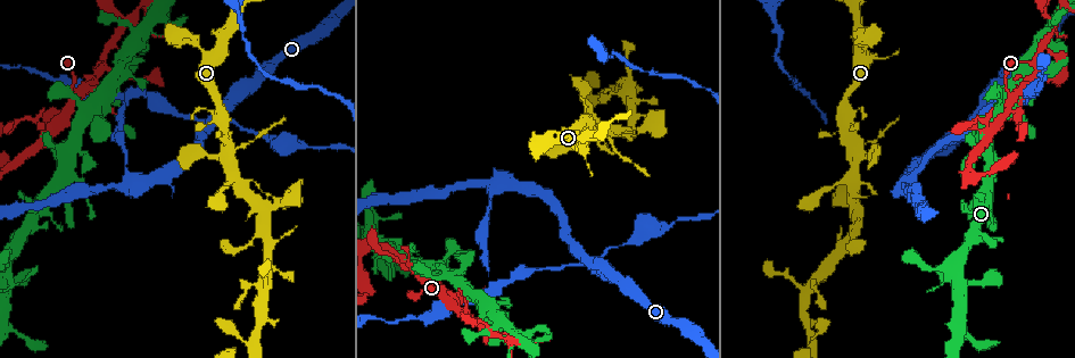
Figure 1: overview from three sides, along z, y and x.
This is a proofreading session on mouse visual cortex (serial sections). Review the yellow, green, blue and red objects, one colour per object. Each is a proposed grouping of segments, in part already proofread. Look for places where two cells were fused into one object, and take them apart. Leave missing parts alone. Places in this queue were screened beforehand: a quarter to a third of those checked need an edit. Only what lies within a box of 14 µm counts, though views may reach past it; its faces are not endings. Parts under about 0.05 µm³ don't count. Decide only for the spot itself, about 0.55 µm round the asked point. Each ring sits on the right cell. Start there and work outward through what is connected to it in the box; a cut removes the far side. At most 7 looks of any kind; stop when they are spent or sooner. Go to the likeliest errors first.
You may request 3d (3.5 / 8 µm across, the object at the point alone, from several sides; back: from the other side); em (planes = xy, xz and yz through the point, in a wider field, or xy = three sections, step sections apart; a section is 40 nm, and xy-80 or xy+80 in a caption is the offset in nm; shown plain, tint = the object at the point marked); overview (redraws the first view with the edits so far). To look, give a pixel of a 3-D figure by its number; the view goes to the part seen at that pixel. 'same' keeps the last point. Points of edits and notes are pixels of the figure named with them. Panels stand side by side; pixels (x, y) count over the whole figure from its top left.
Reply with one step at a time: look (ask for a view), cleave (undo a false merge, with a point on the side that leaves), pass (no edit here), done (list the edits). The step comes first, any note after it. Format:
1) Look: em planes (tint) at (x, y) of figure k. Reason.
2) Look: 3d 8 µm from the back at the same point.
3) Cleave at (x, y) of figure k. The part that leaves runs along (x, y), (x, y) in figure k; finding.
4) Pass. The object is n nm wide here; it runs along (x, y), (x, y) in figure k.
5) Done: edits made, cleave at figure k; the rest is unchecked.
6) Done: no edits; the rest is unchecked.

Look: 3d 8 µm at (583, 256) of figure 1.

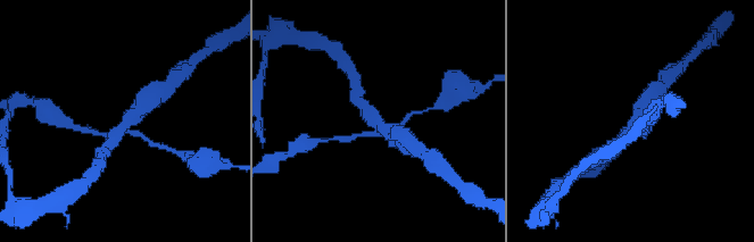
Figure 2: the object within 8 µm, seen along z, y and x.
Look: 3d 3.5 µm at (380, 123) of figure 2.

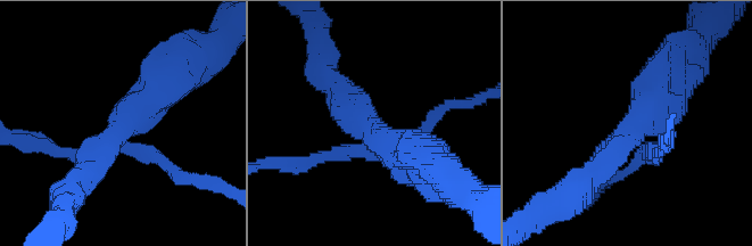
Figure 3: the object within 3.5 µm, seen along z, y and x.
Look: em xy step 1 (tint) at (119, 130) of figure 3. 4 arms meet here; the arms are 200, 200, 350, 450 nm wide.

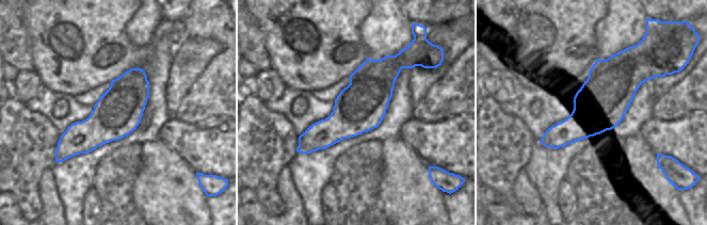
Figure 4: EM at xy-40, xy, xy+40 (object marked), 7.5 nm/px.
Pass. All the same cell.

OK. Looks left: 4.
Look: 3d 3.5 µm at (129, 19) of figure 1. Three arms meet.

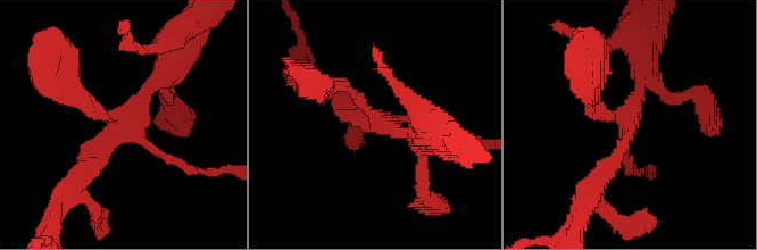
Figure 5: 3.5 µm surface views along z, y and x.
Look: em xy step 3 (tint) at (628, 120) of figure 5.

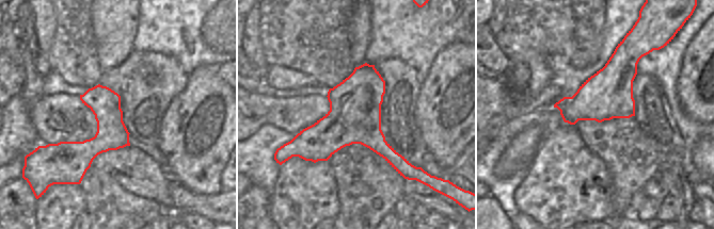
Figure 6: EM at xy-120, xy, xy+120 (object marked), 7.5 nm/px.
Pass. The object is 400 nm wide here; it runs along (88, 171), (126, 118), (69, 86) in figure 5; continuous, no second cell.

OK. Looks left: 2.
Look: 3d 3.5 µm at (8, 276) of figure 1. Calibre changes.

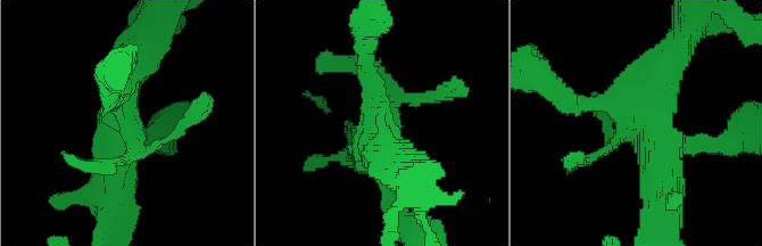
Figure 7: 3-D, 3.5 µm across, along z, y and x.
Look: em xy step 1 (tint) at (124, 128) of figure 7. Now the EM.

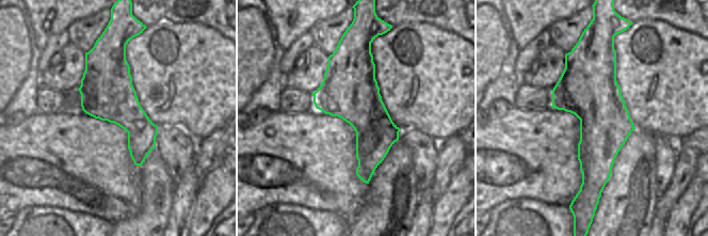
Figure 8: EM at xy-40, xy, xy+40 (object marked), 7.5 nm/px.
Cleave at (606, 126) of figure 7. The part that leaves runs along (397, 99), (466, 97) in figure 7; two cells meet here.

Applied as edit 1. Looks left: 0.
Done: edits made, cleave at figure 7; the rest is unchecked.

